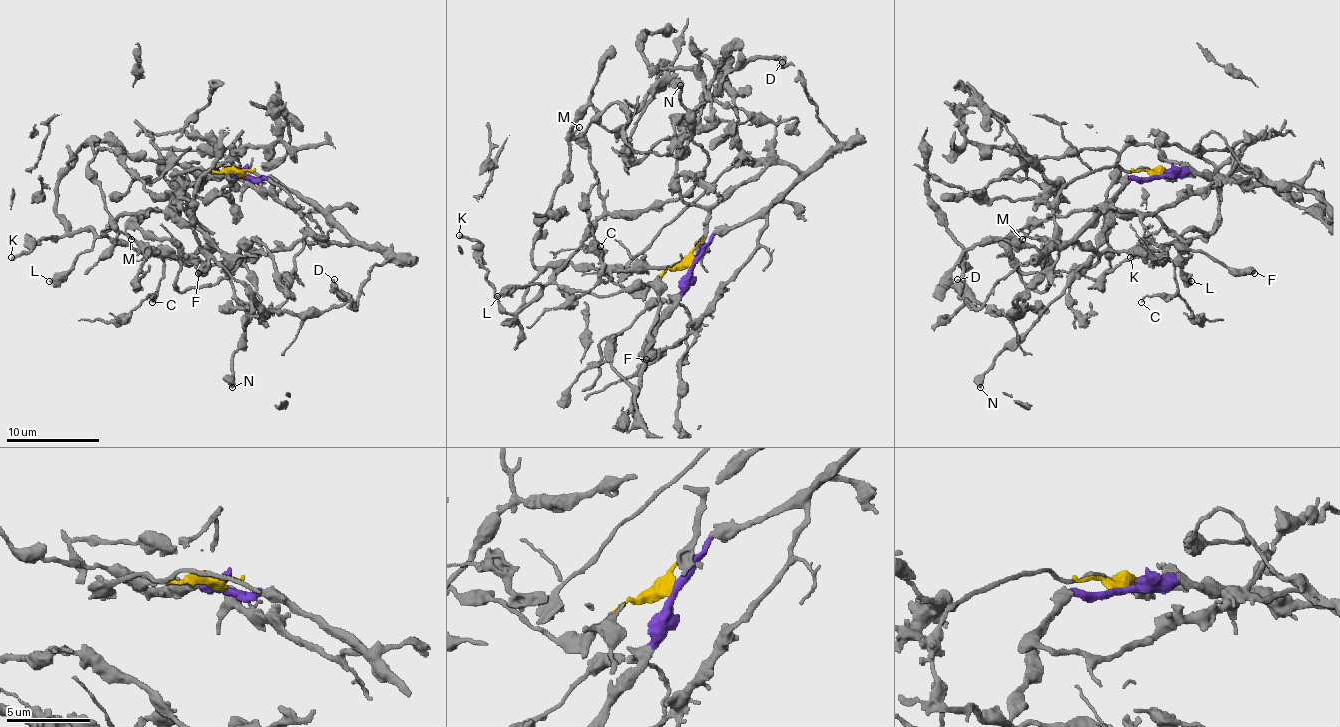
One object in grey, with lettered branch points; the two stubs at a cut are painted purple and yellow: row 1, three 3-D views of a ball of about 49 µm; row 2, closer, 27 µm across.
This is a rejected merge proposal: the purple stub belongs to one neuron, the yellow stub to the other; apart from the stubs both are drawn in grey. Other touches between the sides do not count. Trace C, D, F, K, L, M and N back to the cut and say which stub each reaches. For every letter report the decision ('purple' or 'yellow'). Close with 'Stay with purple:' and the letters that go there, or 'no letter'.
C: purple
D: purple
F: yellow
K: yellow
L: yellow
M: yellow
N: yellow
Stay with purple: C, D

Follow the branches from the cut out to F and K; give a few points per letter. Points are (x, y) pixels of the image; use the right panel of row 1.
F: (1157, 174), (1185, 165), (1162, 142), (1215, 167), (1217, 219), (1180, 249), (1255, 272)
K: (1157, 174), (1185, 165), (1164, 158), (1162, 142), (1215, 167), (1217, 219), (1204, 237), (1143, 244), (1129, 258)

